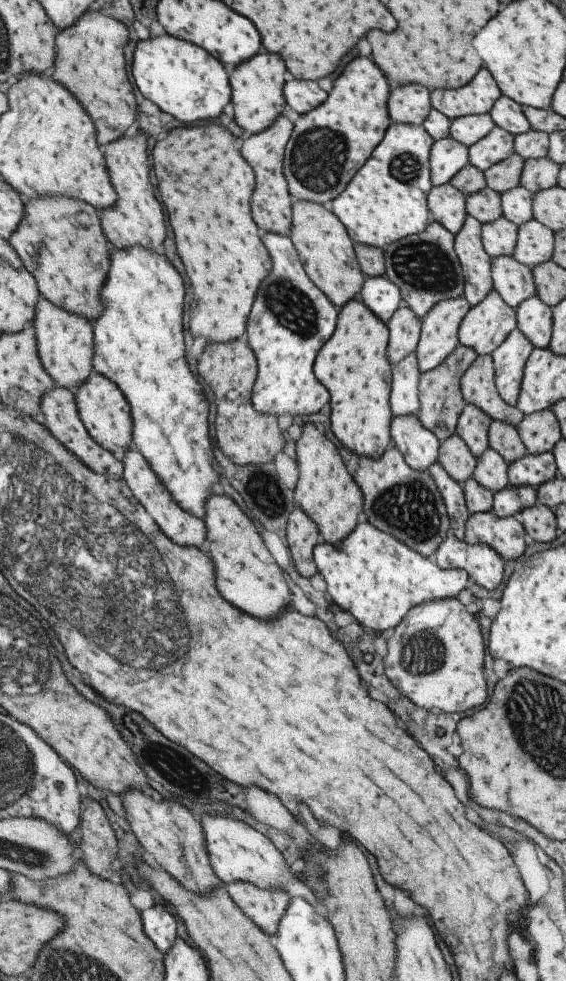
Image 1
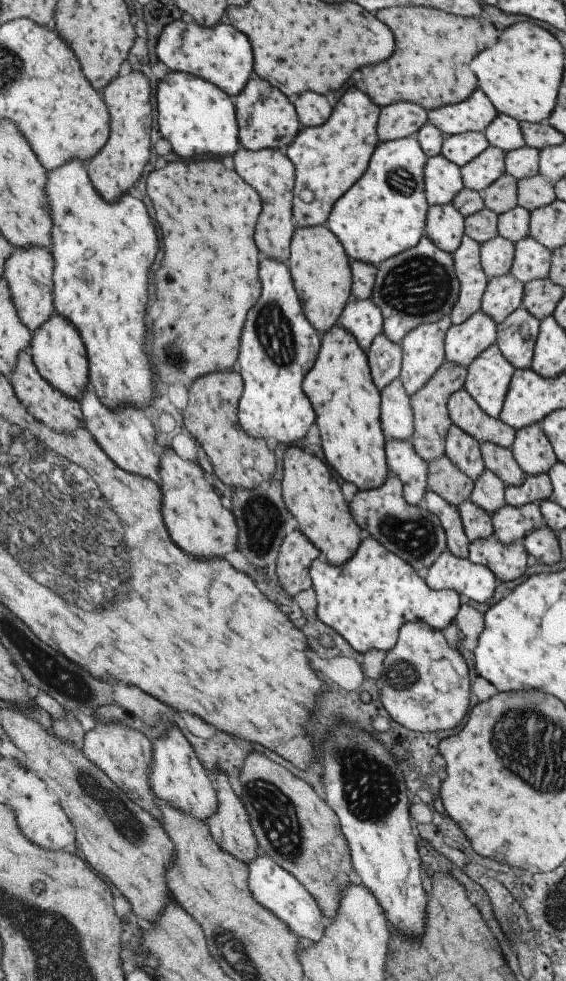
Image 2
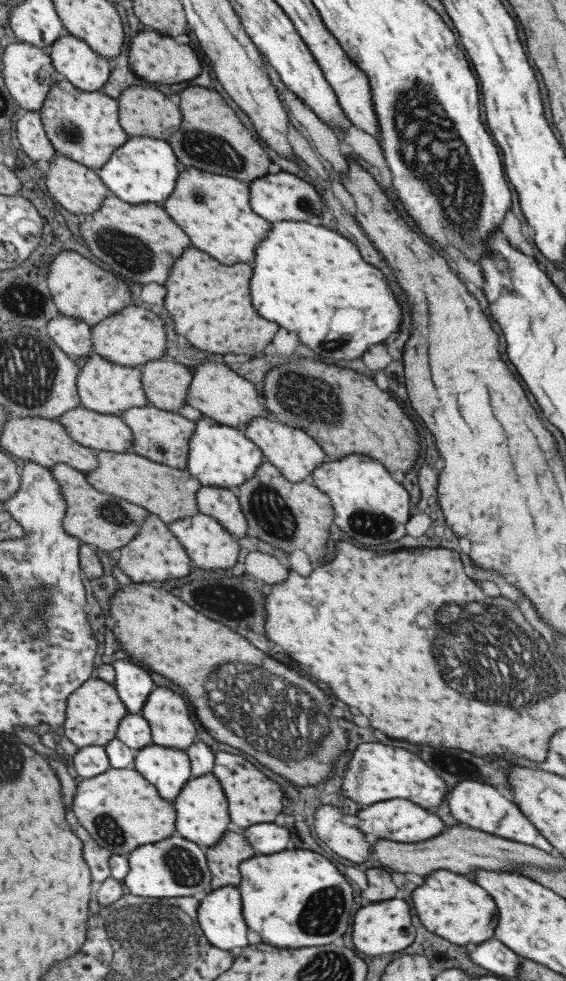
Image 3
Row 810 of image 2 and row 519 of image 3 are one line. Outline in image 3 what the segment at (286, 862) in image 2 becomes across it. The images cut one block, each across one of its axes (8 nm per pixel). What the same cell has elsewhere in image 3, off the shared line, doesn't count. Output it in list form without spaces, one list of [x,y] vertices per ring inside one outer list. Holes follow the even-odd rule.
[[[263,461],[251,479],[237,486],[235,494],[249,530],[255,532],[251,536],[277,546],[283,552],[303,550],[311,560],[327,560],[327,534],[333,520],[332,506],[329,497],[309,481],[288,482],[275,467]]]

